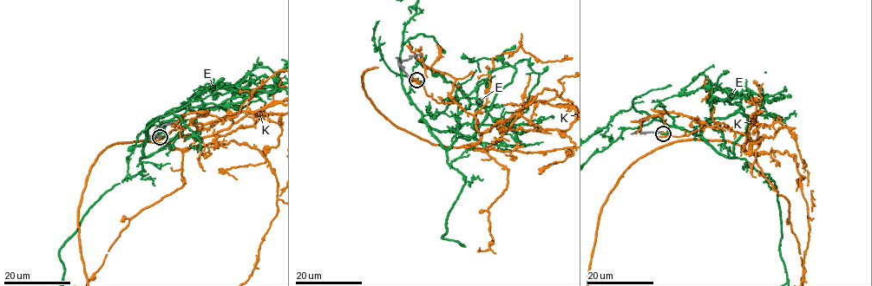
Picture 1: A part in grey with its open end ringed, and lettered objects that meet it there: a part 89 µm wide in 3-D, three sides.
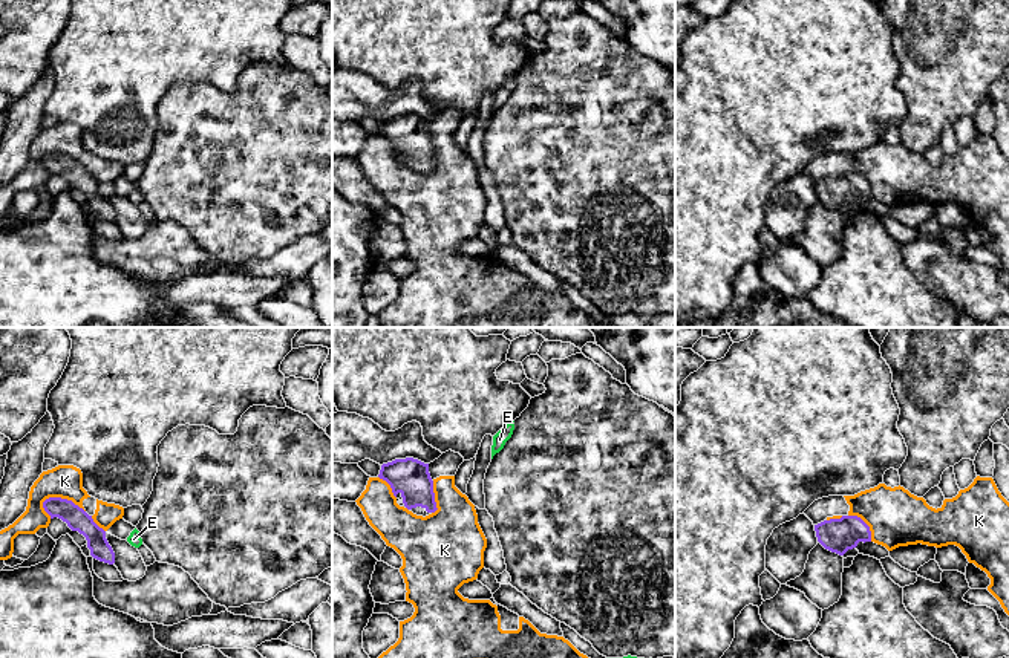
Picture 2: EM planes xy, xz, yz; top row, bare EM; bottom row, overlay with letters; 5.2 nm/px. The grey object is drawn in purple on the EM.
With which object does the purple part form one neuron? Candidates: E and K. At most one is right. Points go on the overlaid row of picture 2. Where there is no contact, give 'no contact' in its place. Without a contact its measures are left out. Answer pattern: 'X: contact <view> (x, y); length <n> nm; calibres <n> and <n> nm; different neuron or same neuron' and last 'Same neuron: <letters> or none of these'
E: no contact; different neuron
K: contact xy (63, 499); length 240 nm; calibres 120 and 180 nm; different neuron
Same neuron: none of these

